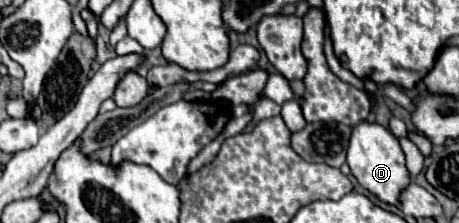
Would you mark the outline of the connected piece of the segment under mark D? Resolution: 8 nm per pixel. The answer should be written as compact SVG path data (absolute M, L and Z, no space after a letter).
M363 121L353 127L351 145L347 151L347 163L349 163L355 179L371 195L375 195L379 201L383 201L387 205L397 205L397 195L401 195L401 191L405 191L405 187L409 187L409 183L411 183L411 175L405 165L405 153L401 149L397 137L391 135L385 127L381 127L377 123Z

